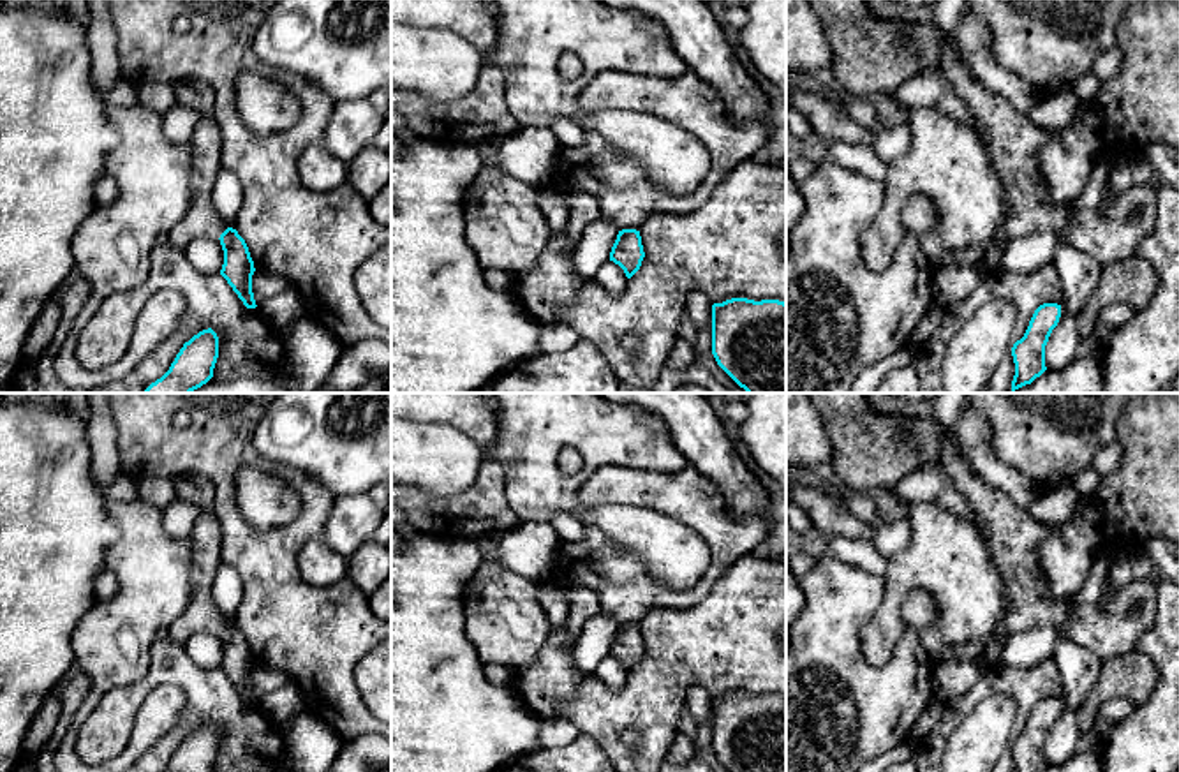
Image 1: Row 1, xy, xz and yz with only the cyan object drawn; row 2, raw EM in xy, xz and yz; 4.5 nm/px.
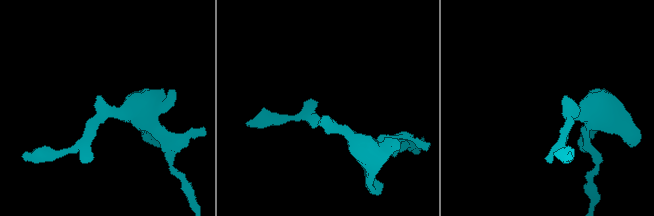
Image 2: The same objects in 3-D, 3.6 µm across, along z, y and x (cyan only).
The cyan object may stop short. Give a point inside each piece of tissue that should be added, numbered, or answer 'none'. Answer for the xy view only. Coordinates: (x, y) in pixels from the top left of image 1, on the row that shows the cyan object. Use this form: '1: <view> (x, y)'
1: xy (201, 221)

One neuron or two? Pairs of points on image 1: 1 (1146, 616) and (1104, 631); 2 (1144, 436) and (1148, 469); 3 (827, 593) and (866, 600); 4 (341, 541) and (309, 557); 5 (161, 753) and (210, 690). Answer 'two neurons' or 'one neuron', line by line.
1: one neuron
2: one neuron
3: one neuron
4: two neurons
5: one neuron

